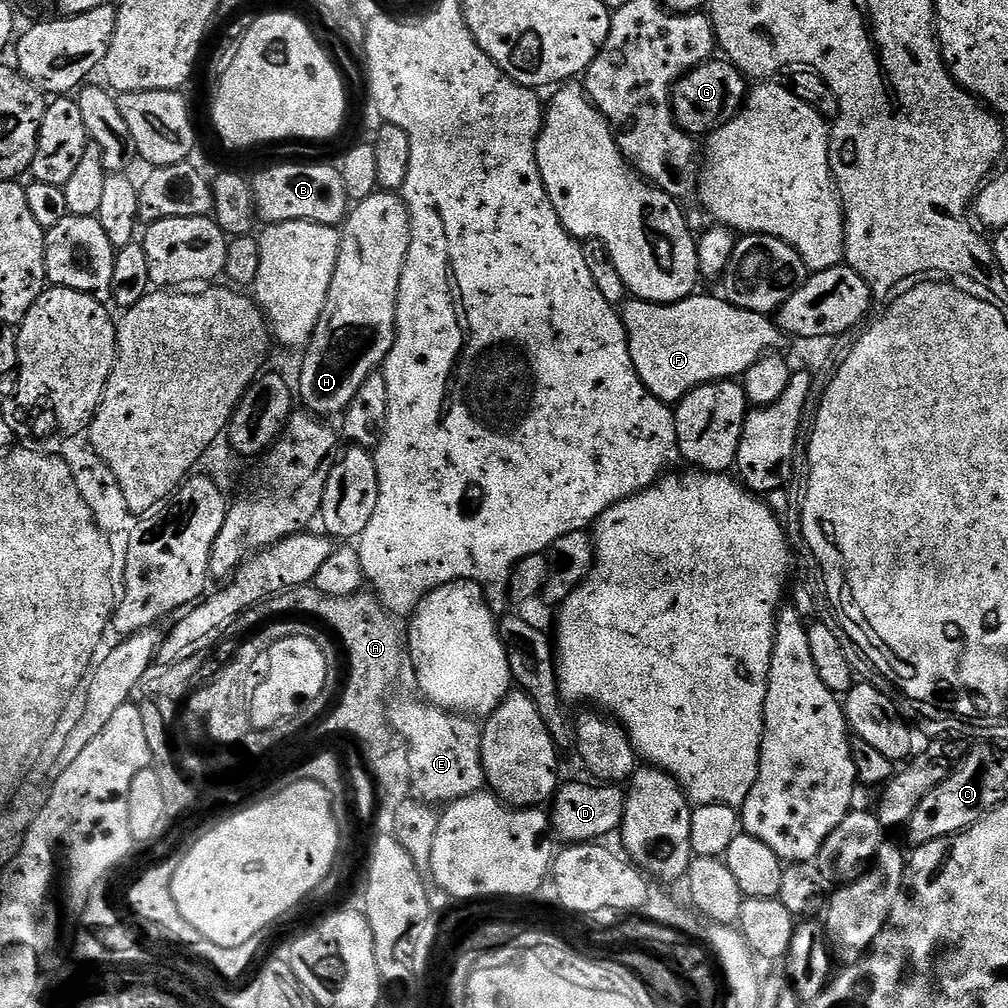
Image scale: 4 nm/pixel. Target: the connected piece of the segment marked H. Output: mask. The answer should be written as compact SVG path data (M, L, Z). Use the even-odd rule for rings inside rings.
M377 190L370 194L370 198L355 201L351 205L350 211L342 225L340 232L340 249L338 250L338 262L334 266L334 278L330 282L330 290L326 294L326 306L322 306L322 314L318 318L318 326L312 331L312 338L308 341L303 349L304 361L300 364L300 388L298 384L298 400L300 400L305 409L313 416L321 418L332 418L328 416L339 417L350 406L350 398L354 398L354 394L358 390L358 386L362 386L362 382L366 382L366 378L370 378L370 374L377 371L384 363L384 357L390 354L390 350L394 346L394 338L396 337L396 303L398 302L398 290L402 282L402 270L404 269L404 259L408 253L408 247L412 239L410 238L410 230L412 229L412 219L408 213L408 207L404 201L403 195L396 192L386 192Z

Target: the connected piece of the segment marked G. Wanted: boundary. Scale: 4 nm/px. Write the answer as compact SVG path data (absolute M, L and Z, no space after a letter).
M724 58L705 60L697 68L691 68L672 87L672 114L677 125L693 138L704 138L715 132L723 124L730 122L730 118L734 118L744 105L746 92L745 89L740 89L744 83L744 73Z

